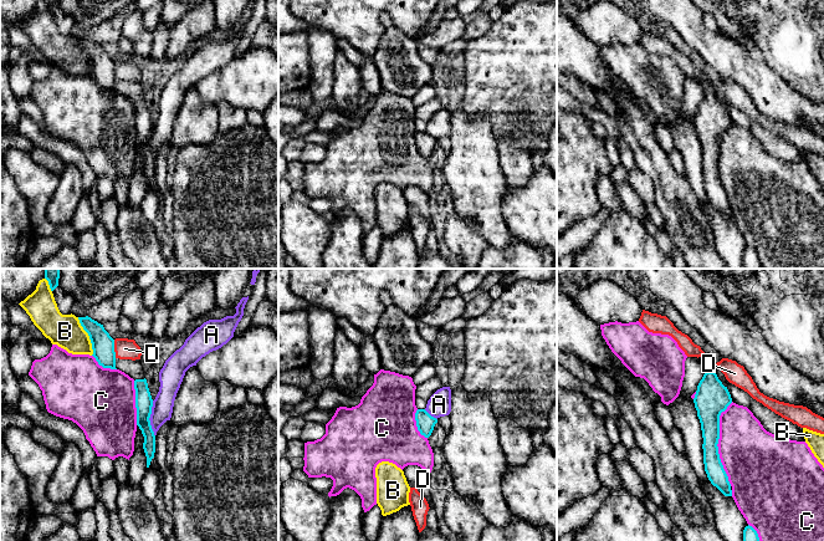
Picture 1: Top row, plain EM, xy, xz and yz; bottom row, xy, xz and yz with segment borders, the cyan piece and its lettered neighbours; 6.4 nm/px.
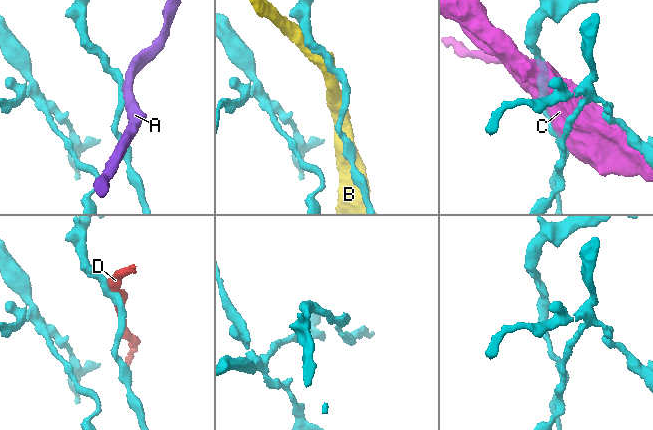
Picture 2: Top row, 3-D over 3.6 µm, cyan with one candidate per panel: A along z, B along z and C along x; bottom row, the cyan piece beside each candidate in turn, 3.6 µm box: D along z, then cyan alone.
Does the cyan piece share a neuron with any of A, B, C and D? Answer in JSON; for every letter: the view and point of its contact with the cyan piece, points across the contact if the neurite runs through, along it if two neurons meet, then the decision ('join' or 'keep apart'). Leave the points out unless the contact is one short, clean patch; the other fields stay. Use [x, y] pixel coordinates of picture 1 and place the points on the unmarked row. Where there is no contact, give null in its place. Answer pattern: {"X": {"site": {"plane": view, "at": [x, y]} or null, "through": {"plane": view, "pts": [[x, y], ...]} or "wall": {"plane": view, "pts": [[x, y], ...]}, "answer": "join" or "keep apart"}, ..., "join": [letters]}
{"A": {"site": {"plane": "xy", "at": [149, 138]}, "wall": {"plane": "xy", "pts": [[152, 122], [149, 146], [154, 157]]}, "answer": "keep apart"}, "B": {"site": {"plane": "xy", "at": [88, 56]}, "answer": "keep apart"}, "C": {"site": {"plane": "yz", "at": [717, 164]}, "answer": "keep apart"}, "D": {"site": {"plane": "xy", "at": [113, 70]}, "answer": "keep apart"}, "join": []}

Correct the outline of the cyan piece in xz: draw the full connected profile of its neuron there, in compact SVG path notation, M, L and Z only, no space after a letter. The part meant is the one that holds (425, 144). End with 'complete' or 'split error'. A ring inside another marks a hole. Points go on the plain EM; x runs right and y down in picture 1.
M418 131L415 134L418 152L425 159L429 159L434 152L437 141L431 138L425 131Z; complete

